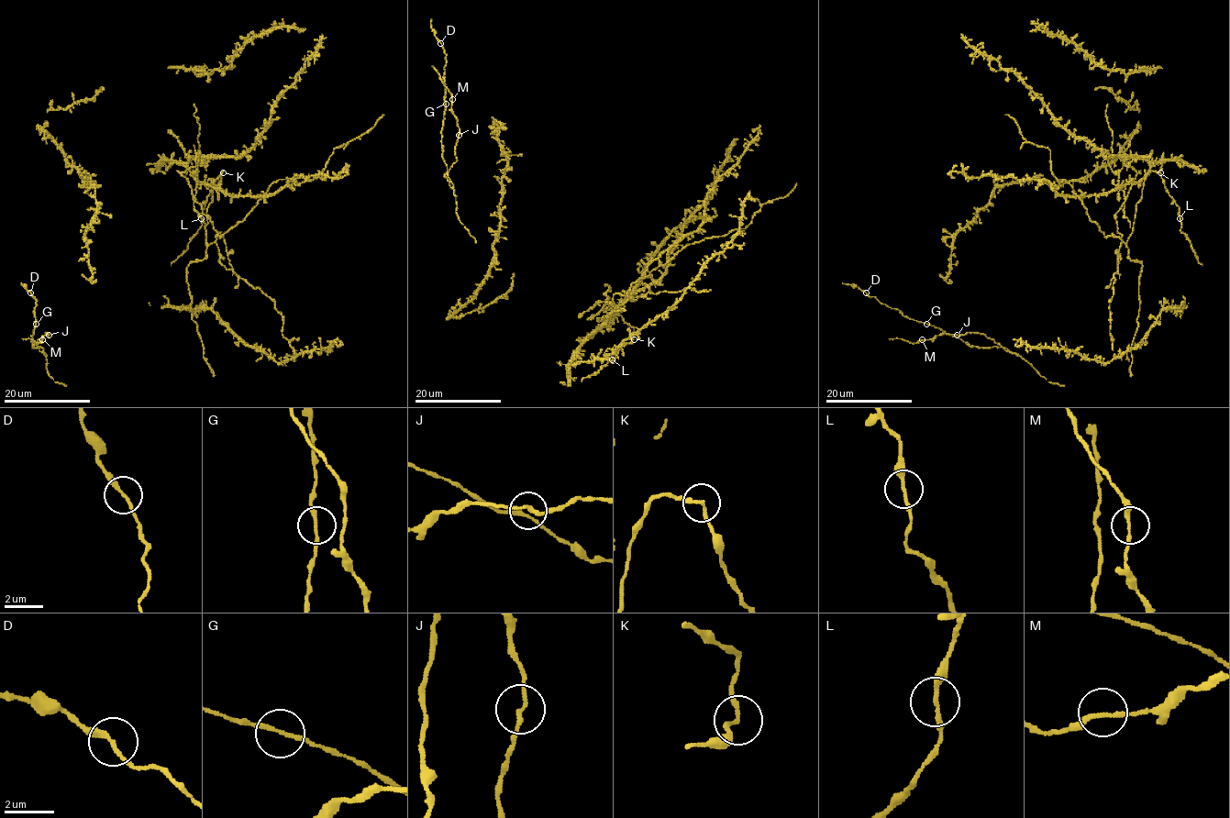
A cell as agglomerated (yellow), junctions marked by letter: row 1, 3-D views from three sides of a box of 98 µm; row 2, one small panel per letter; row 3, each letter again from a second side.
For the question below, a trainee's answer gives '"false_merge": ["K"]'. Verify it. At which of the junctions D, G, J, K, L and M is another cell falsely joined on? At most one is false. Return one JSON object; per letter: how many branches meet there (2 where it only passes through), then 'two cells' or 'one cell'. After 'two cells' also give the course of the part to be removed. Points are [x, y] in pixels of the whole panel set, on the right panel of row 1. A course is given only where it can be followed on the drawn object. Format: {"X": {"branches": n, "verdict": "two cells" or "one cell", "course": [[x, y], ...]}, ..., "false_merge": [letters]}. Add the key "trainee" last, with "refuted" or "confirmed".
{"D": {"branches": 2, "verdict": "one cell"}, "G": {"branches": 2, "verdict": "one cell"}, "J": {"branches": 2, "verdict": "one cell"}, "K": {"branches": 2, "verdict": "two cells", "course": [[1160, 172], [1143, 182], [1125, 244], [1105, 237], [1058, 182], [1050, 151], [1005, 115]]}, "L": {"branches": 2, "verdict": "one cell"}, "M": {"branches": 2, "verdict": "one cell"}, "false_merge": ["K"], "trainee": "confirmed"}

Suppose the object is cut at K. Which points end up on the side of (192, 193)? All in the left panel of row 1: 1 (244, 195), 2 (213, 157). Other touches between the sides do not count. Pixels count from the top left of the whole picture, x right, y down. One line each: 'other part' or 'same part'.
1: other part
2: other part

